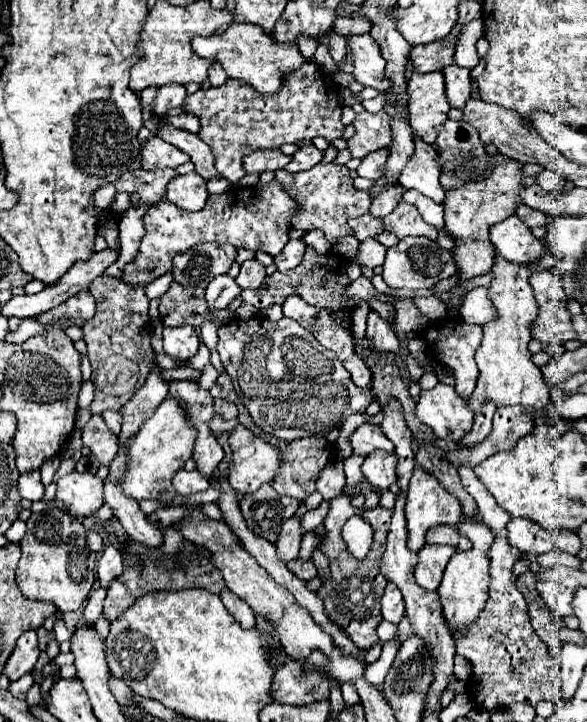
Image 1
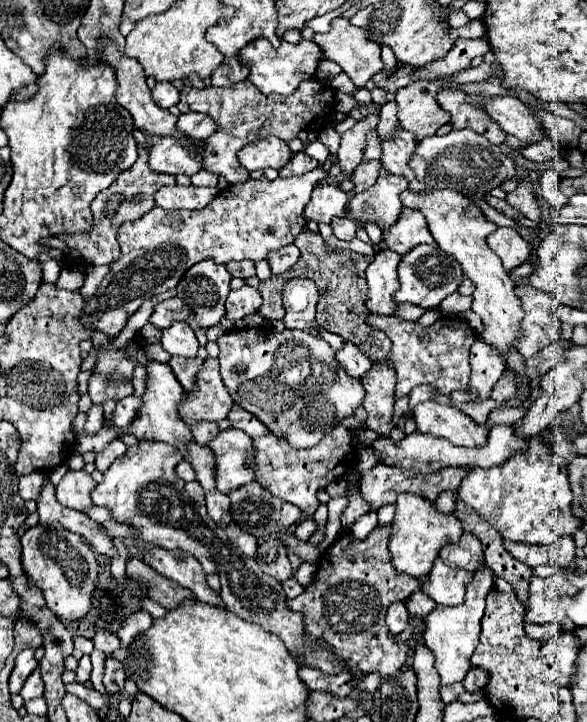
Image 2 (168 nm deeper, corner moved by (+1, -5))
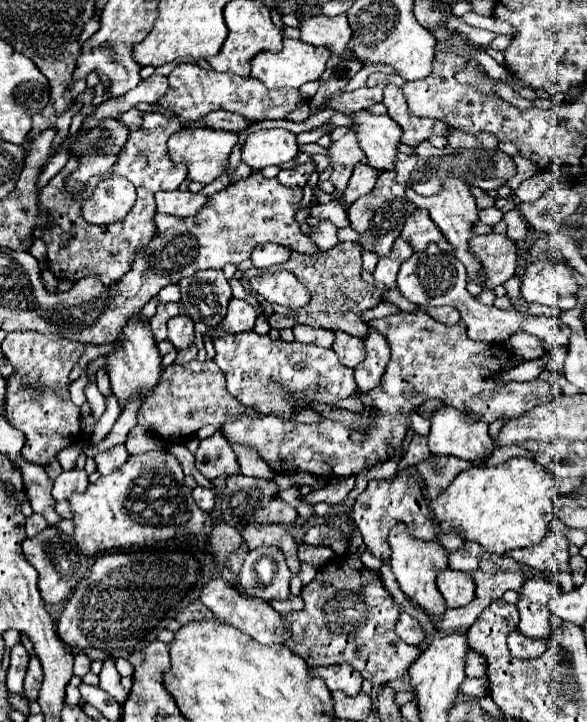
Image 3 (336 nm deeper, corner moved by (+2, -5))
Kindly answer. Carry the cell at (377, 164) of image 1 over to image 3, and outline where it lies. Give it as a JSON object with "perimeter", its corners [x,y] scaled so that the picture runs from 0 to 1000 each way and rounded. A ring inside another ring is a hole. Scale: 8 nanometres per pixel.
{"perimeter":[[[620,223],[606,226],[603,240],[600,240],[596,251],[593,251],[593,259],[589,259],[586,270],[583,270],[586,278],[596,284],[596,281],[603,281],[610,273],[627,270],[627,267],[634,265],[637,253],[641,253],[641,234],[627,231]]]}

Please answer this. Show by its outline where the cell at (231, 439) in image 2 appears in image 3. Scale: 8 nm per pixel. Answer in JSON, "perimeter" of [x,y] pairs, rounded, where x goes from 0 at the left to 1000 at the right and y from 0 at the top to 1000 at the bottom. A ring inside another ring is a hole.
{"perimeter":[[[365,600],[361,605],[341,611],[341,619],[334,625],[334,650],[351,663],[368,663],[382,655],[402,658],[409,652],[402,627],[388,619],[388,611],[378,600]]]}

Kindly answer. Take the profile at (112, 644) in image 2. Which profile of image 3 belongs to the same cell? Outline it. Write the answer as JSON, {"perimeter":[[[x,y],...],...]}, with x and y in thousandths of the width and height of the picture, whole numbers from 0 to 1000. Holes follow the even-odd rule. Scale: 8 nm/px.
{"perimeter":[[[177,916],[174,932],[170,932],[170,954],[177,954],[181,960],[187,960],[204,976],[215,971],[218,960],[208,954],[204,949],[204,932],[198,929],[198,921],[191,916]]]}

